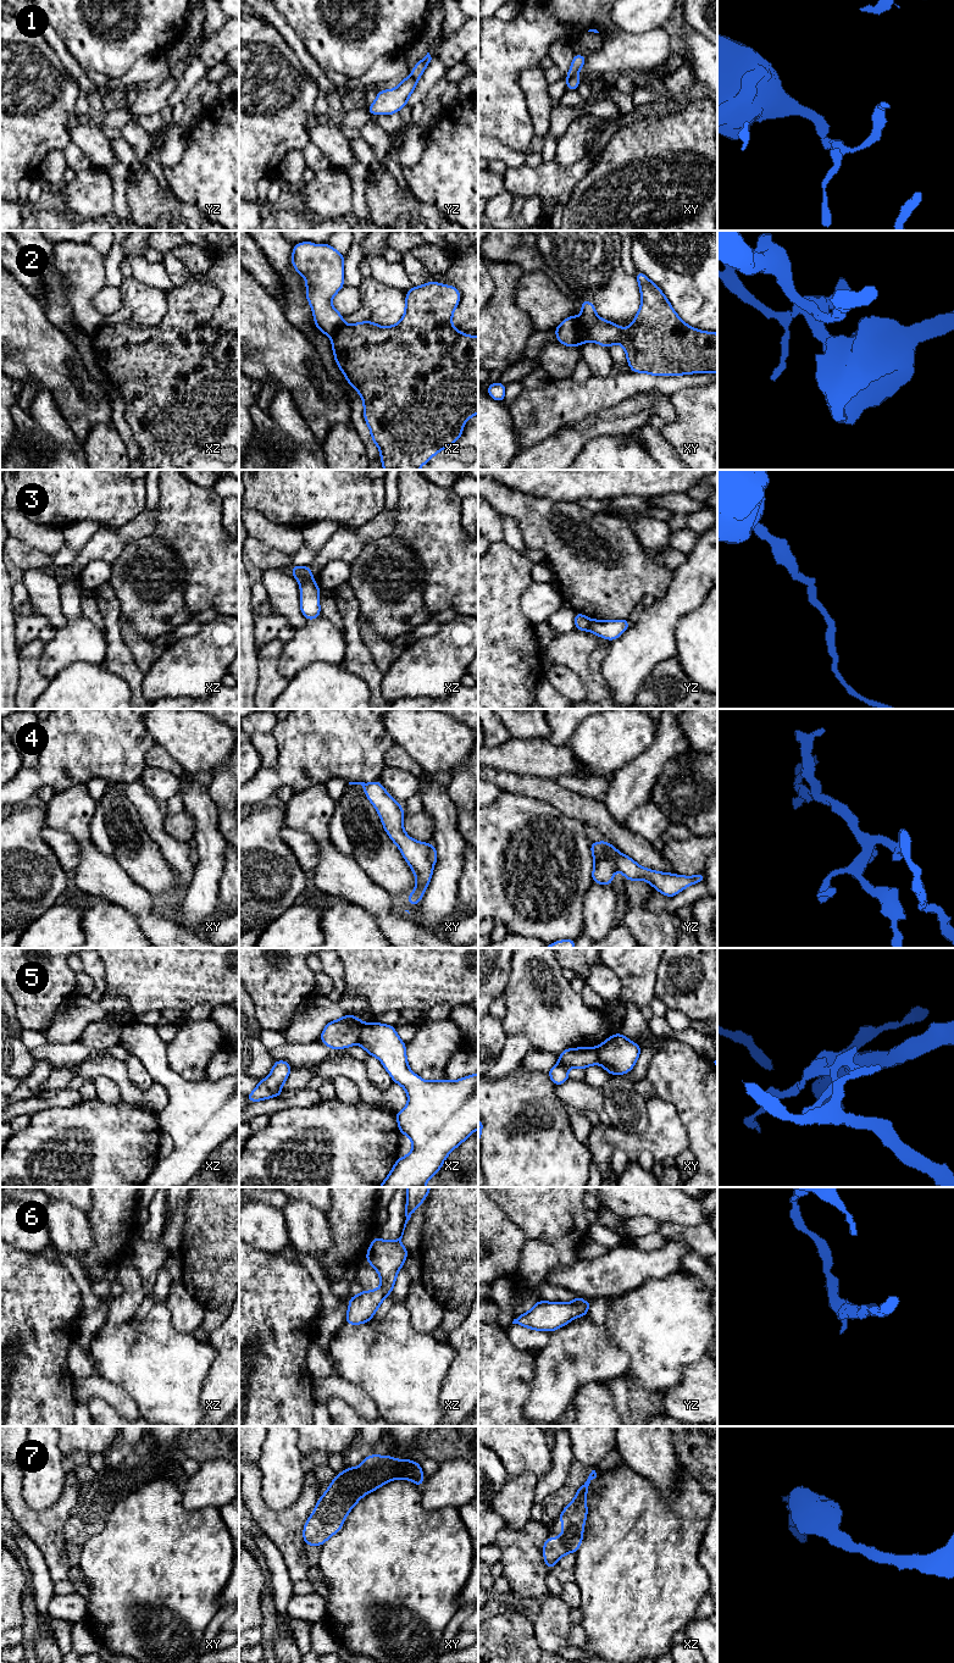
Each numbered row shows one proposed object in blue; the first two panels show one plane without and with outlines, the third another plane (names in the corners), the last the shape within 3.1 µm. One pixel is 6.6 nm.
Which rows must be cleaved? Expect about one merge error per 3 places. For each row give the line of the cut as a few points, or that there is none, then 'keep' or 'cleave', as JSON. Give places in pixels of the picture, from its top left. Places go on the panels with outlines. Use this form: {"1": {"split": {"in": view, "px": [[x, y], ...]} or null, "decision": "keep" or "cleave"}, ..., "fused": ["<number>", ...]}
{"1": {"split": {"in": "xy", "px": [[575, 75], [566, 81]]}, "decision": "cleave"}, "2": {"split": {"in": "xy", "px": [[576, 317], [577, 342], [580, 344]]}, "decision": "cleave"}, "3": {"split": {"in": "xz", "px": [[312, 580], [300, 583]]}, "decision": "cleave"}, "4": {"split": {"in": "yz", "px": [[595, 860], [610, 858], [616, 869]]}, "decision": "cleave"}, "5": {"split": {"in": "xz", "px": [[364, 1024], [356, 1042]]}, "decision": "cleave"}, "6": {"split": {"in": "yz", "px": [[575, 1301], [583, 1306], [586, 1314]]}, "decision": "cleave"}, "7": {"split": null, "decision": "keep"}, "fused": ["1", "2", "3", "4", "5", "6"]}

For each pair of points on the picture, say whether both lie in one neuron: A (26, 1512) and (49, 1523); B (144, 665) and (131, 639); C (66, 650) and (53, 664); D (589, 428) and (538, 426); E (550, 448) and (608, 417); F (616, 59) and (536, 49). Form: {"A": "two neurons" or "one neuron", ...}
{"A": "one neuron", "B": "one neuron", "C": "one neuron", "D": "two neurons", "E": "one neuron", "F": "two neurons"}

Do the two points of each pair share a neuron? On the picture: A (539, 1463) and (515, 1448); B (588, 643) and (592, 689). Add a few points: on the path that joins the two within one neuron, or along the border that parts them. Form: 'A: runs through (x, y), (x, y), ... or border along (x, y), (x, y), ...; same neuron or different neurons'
A: runs through (533, 1457), (525, 1448), (521, 1448); same neuron
B: runs through (583, 654), (583, 672), (587, 678); same neuron

